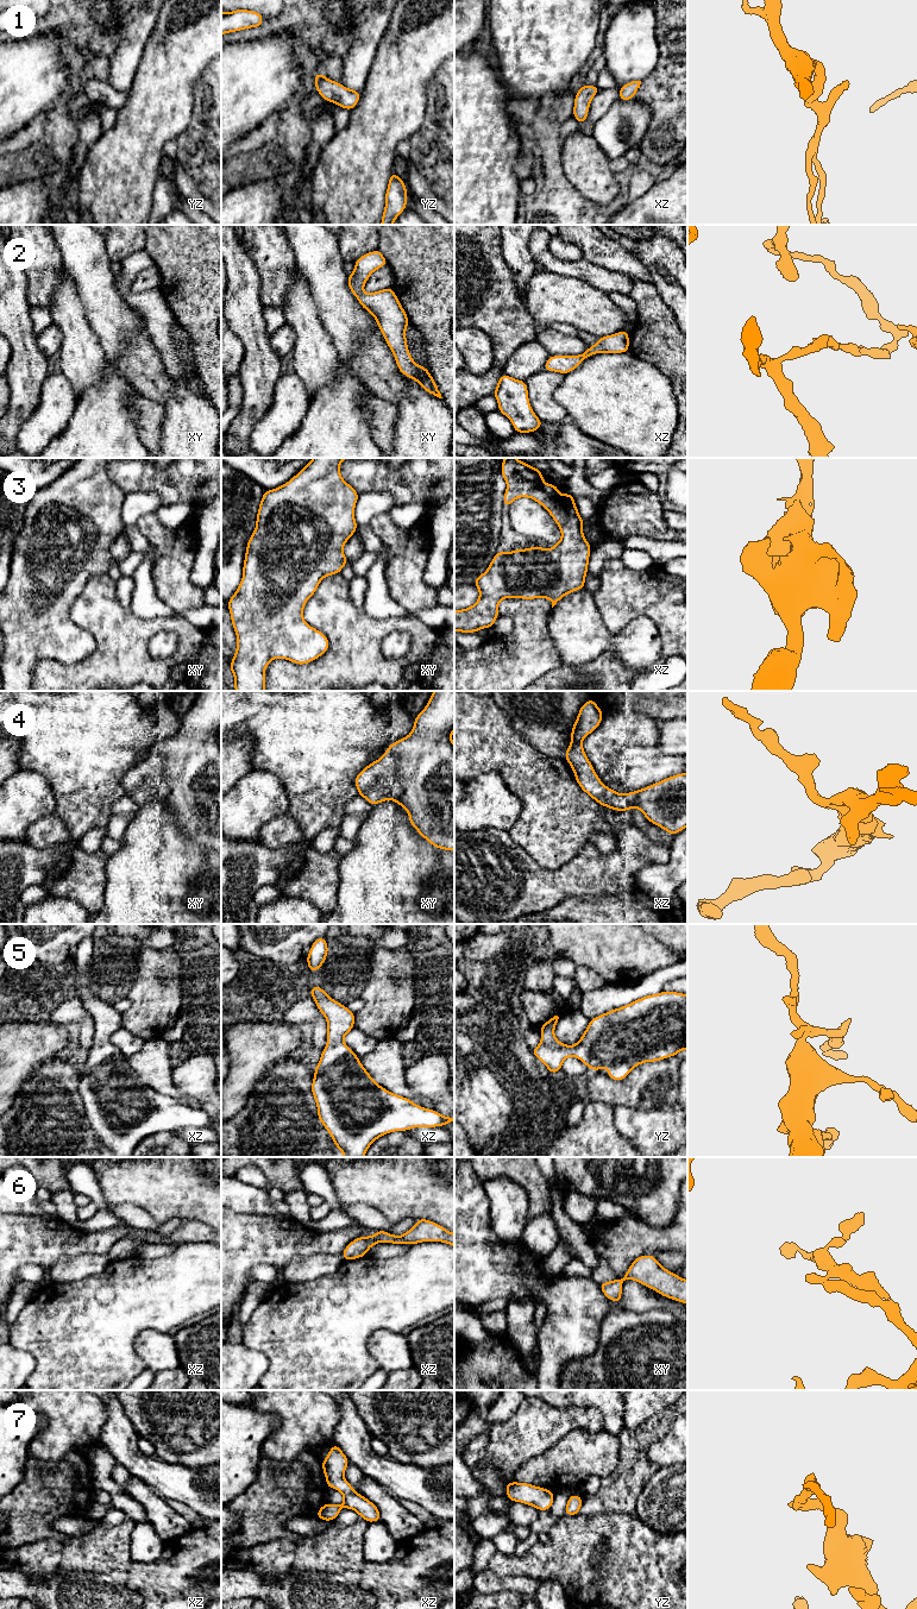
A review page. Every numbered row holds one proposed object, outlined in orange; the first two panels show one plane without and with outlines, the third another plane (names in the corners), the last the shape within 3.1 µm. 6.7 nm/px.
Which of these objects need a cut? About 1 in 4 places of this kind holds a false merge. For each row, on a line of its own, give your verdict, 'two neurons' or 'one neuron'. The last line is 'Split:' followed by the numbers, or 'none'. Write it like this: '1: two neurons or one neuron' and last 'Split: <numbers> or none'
1: one neuron
2: one neuron
3: one neuron
4: one neuron
5: one neuron
6: one neuron
7: one neuron
Split: none

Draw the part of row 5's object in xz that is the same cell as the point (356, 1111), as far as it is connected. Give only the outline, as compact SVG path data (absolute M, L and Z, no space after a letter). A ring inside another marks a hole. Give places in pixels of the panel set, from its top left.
M313 986L308 992L318 1010L325 1016L328 1031L326 1047L314 1068L310 1089L316 1102L318 1118L332 1136L334 1146L341 1150L343 1157L364 1157L370 1145L389 1132L446 1126L454 1121L454 1115L444 1117L435 1110L421 1107L378 1085L354 1051L343 1042L354 1027L354 1012L332 999L320 986Z

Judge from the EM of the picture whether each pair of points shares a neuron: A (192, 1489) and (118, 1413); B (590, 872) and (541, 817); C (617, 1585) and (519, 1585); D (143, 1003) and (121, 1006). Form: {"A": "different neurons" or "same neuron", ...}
{"A": "same neuron", "B": "different neurons", "C": "different neurons", "D": "different neurons"}

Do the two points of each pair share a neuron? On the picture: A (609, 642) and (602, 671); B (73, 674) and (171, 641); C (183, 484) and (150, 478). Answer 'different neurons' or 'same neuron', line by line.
A: different neurons
B: different neurons
C: same neuron

